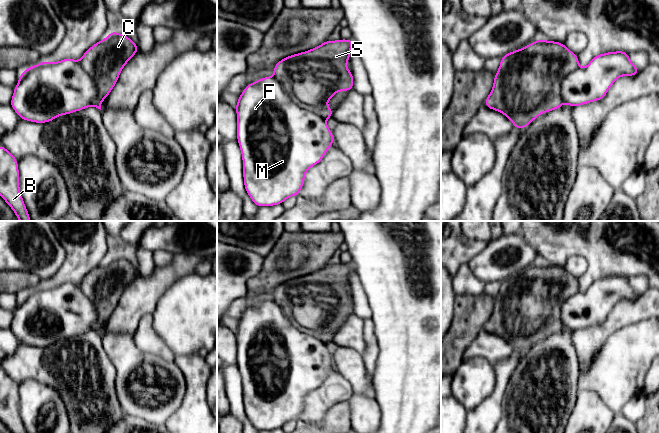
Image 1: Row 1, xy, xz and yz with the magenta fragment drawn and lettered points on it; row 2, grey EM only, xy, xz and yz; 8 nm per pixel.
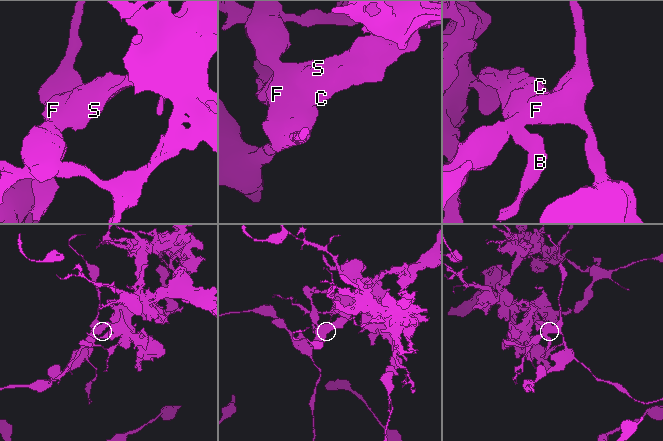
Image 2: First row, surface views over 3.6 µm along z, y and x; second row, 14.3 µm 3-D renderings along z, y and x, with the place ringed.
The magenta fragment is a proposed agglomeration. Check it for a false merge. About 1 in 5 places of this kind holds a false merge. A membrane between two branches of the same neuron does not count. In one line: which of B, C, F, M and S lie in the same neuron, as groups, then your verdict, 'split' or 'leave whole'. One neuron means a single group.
B C S / F M | split

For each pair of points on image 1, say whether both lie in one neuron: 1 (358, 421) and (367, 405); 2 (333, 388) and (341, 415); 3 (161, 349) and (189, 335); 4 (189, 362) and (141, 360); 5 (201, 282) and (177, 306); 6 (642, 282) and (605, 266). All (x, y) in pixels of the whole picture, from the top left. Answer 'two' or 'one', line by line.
1: one
2: two
3: two
4: two
5: one
6: two

